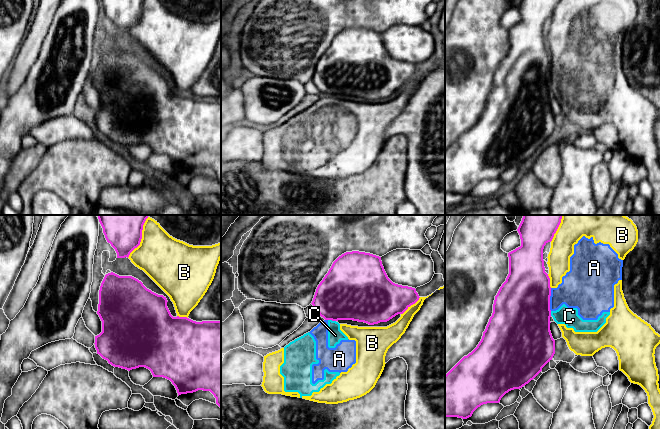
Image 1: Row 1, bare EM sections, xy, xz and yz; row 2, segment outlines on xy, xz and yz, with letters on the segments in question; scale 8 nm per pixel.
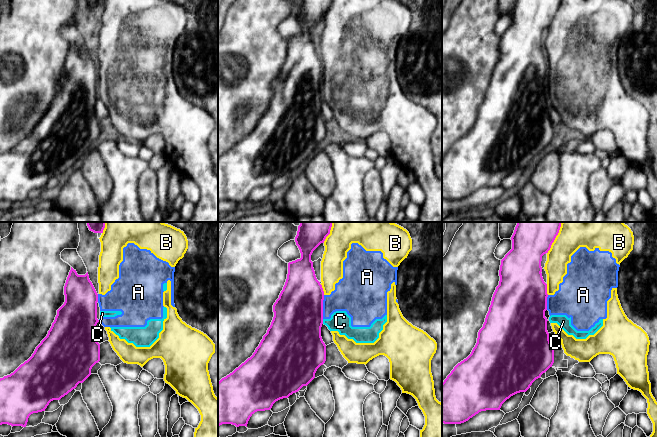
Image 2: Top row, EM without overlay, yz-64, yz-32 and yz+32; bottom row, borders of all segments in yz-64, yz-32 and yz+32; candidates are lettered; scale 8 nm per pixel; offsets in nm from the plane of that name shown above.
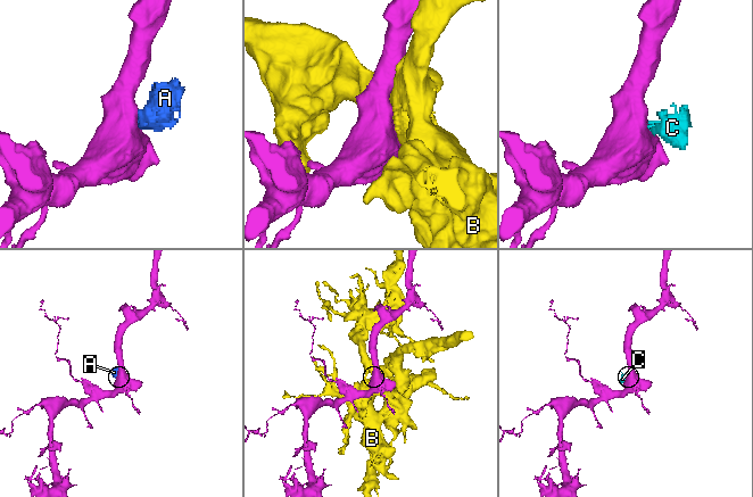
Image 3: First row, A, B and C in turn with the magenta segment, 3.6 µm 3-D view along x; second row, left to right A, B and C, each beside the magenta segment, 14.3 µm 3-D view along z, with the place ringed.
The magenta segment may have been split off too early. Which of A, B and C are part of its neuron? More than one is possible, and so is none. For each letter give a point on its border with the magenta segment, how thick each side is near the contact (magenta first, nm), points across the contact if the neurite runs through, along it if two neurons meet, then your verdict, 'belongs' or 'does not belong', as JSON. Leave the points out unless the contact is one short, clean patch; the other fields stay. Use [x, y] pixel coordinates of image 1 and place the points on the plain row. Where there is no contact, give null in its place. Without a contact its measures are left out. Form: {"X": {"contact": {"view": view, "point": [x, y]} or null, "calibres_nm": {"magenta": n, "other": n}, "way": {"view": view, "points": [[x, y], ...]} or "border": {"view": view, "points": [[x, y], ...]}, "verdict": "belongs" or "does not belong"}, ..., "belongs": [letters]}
{"A": {"contact": {"view": "yz", "point": [549, 75]}, "calibres_nm": {"magenta": 460, "other": 300}, "verdict": "does not belong"}, "B": {"contact": {"view": "xy", "point": [140, 17]}, "calibres_nm": {"magenta": 240, "other": 380}, "verdict": "does not belong"}, "C": {"contact": {"view": "xz", "point": [332, 96]}, "calibres_nm": {"magenta": 440, "other": 120}, "border": {"view": "xz", "points": [[328, 95], [335, 97]]}, "verdict": "does not belong"}, "belongs": []}

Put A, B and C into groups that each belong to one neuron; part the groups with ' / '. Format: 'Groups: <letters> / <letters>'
Groups: A B C

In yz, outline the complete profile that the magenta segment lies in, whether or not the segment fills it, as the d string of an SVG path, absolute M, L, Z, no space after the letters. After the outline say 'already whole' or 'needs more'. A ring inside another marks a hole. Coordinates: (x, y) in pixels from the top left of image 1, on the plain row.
M520 0L517 7L521 22L508 29L509 50L495 72L493 89L477 123L464 132L445 151L445 194L467 195L483 180L499 179L511 166L533 156L555 130L555 116L550 107L550 54L545 48L543 25L551 18L560 0Z | already whole

